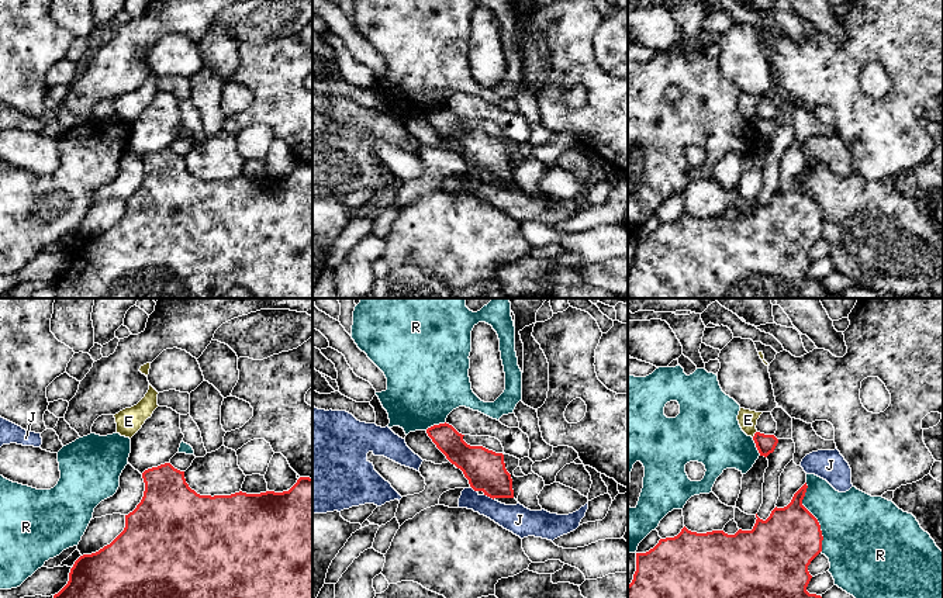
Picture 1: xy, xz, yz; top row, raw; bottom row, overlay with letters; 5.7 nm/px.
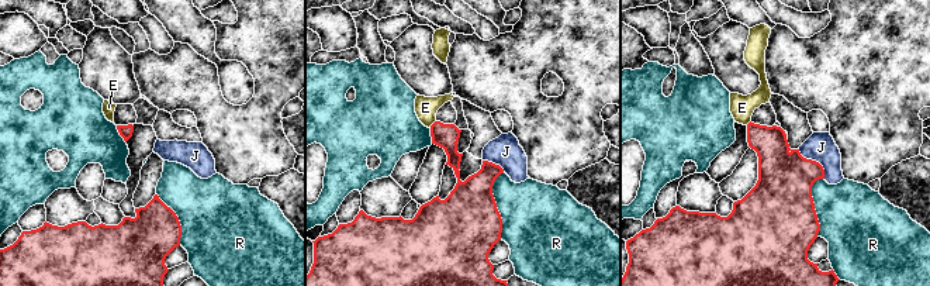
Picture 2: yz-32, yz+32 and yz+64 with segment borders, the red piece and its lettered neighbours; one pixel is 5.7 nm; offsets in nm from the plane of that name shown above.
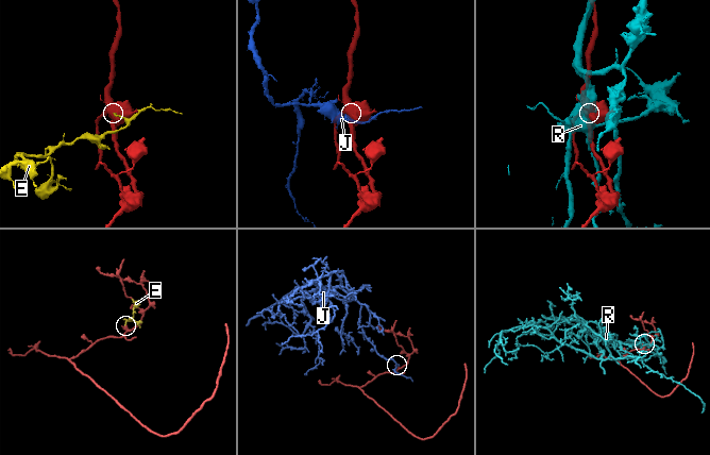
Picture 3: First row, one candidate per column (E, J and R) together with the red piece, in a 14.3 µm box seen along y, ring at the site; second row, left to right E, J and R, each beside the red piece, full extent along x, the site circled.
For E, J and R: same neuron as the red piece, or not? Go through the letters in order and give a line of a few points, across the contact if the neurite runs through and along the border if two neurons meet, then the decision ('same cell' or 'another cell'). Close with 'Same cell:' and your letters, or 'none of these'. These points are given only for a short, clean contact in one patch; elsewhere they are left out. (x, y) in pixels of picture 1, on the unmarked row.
E: yz (756, 116), (752, 121) | another cell
J: another cell
R: another cell
Same cell: none of these

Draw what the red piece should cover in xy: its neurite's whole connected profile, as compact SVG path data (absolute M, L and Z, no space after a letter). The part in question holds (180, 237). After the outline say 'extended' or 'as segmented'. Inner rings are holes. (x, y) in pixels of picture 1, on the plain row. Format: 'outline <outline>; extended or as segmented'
outline M170 148L142 158L145 176L137 193L125 200L124 215L107 231L80 241L69 257L68 269L53 280L56 298L222 298L234 286L246 288L256 298L312 298L312 163L300 162L283 177L235 177L231 180L200 180L189 172L184 156Z; as segmented

